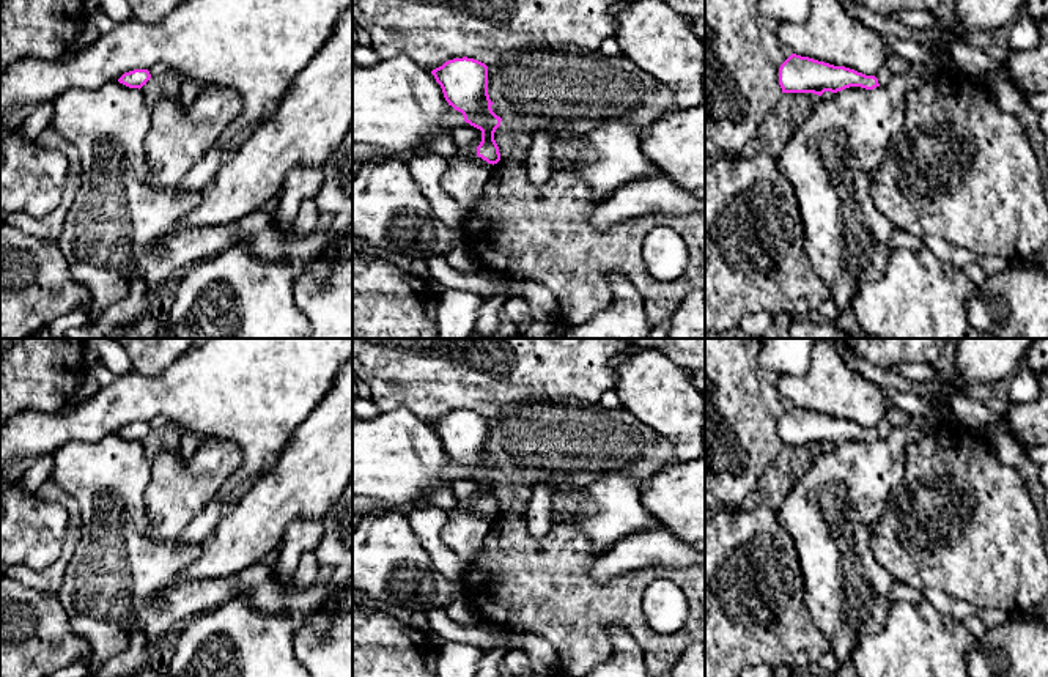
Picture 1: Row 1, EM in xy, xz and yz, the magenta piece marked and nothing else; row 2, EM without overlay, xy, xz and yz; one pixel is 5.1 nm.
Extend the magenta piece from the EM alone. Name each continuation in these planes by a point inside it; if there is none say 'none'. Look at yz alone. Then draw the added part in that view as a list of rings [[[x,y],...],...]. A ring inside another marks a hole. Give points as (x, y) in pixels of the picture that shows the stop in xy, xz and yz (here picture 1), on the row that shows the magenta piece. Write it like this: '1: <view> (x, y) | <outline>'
1: yz (885, 74) | [[[884,65],[884,66],[881,66],[881,69],[875,74],[875,77],[878,79],[878,83],[883,87],[883,85],[886,85],[886,83],[891,80],[892,72],[891,72],[891,69]]]

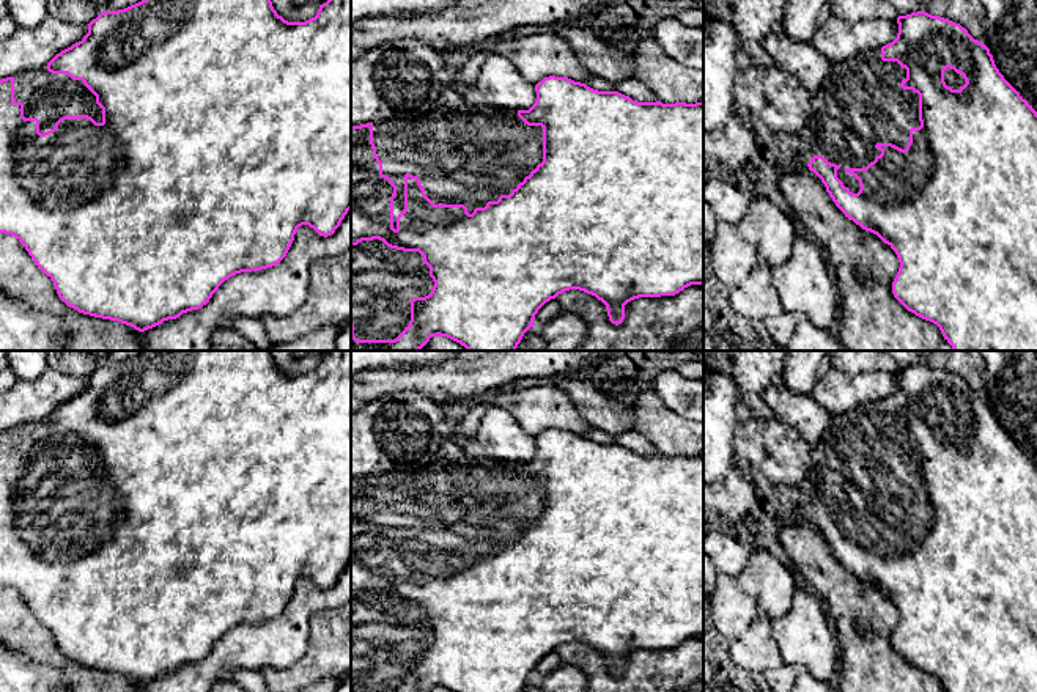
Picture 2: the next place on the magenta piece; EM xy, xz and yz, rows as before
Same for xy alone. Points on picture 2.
1: xy (47, 96) | [[[47,68],[17,72],[13,77],[14,101],[24,104],[25,118],[39,120],[41,134],[54,129],[66,115],[88,115],[102,123],[102,109],[82,80],[72,80],[68,74],[52,74]]]

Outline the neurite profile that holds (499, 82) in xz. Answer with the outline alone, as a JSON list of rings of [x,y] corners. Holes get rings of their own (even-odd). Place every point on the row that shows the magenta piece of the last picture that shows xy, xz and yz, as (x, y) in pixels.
[[[489,53],[483,63],[475,88],[485,105],[505,110],[529,110],[537,101],[535,85],[502,55]]]

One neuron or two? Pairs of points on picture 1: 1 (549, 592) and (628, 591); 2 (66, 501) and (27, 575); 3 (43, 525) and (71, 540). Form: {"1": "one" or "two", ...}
{"1": "one", "2": "one", "3": "two"}

